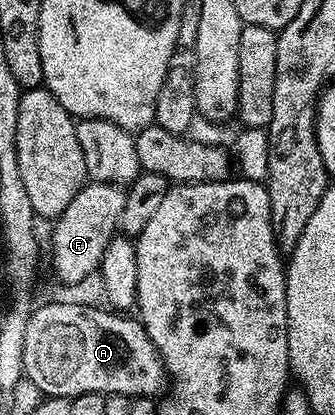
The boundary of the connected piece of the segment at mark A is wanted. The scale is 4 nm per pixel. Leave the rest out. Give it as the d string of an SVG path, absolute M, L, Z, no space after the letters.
M47 303L44 307L36 306L28 317L28 325L25 328L23 374L26 379L33 381L37 389L45 397L61 397L62 399L75 399L81 393L97 393L98 395L130 395L132 397L155 397L164 390L168 382L167 370L163 368L161 357L145 333L142 323L138 318L128 317L123 313L116 313L111 309L104 309L102 306L90 307L87 303Z

